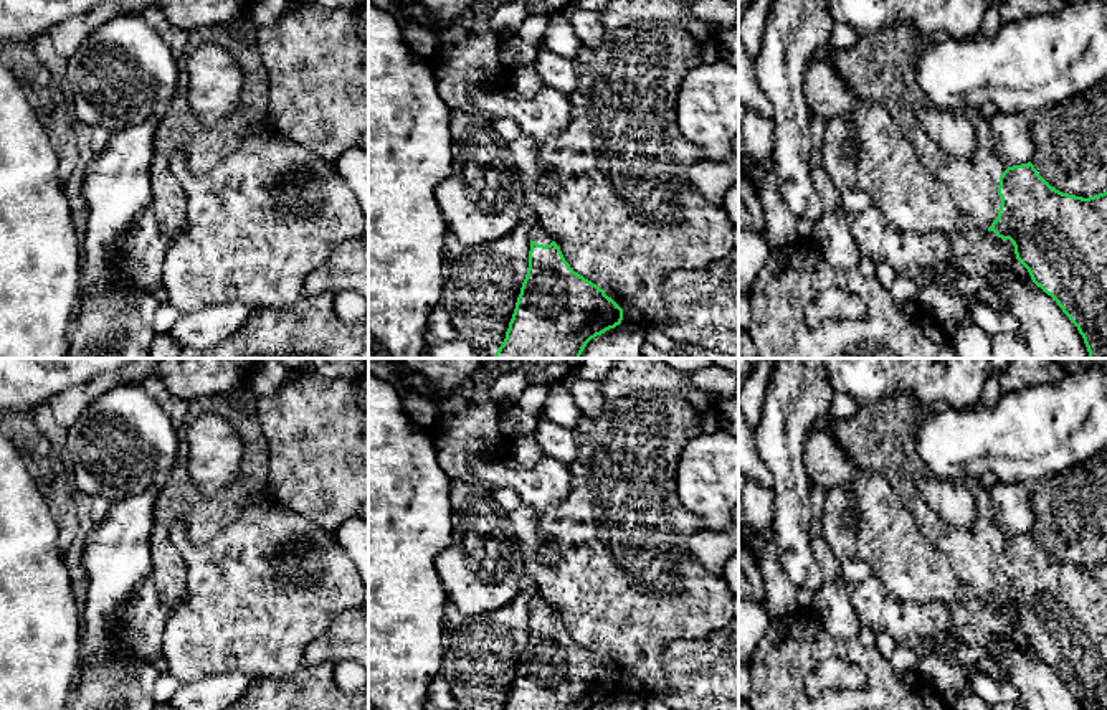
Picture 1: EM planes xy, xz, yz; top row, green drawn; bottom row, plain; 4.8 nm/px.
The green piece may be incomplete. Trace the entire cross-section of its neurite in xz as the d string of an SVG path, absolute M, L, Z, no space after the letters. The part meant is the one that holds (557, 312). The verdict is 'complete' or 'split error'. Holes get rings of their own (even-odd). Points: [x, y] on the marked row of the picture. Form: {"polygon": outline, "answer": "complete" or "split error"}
{"polygon": "M539 225L530 226L529 267L515 302L506 338L496 358L580 358L587 343L615 329L623 309L592 281L575 272L552 236Z", "answer": "split error"}

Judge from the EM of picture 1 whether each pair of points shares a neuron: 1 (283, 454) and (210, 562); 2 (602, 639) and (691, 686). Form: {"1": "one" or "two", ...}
{"1": "two", "2": "two"}

